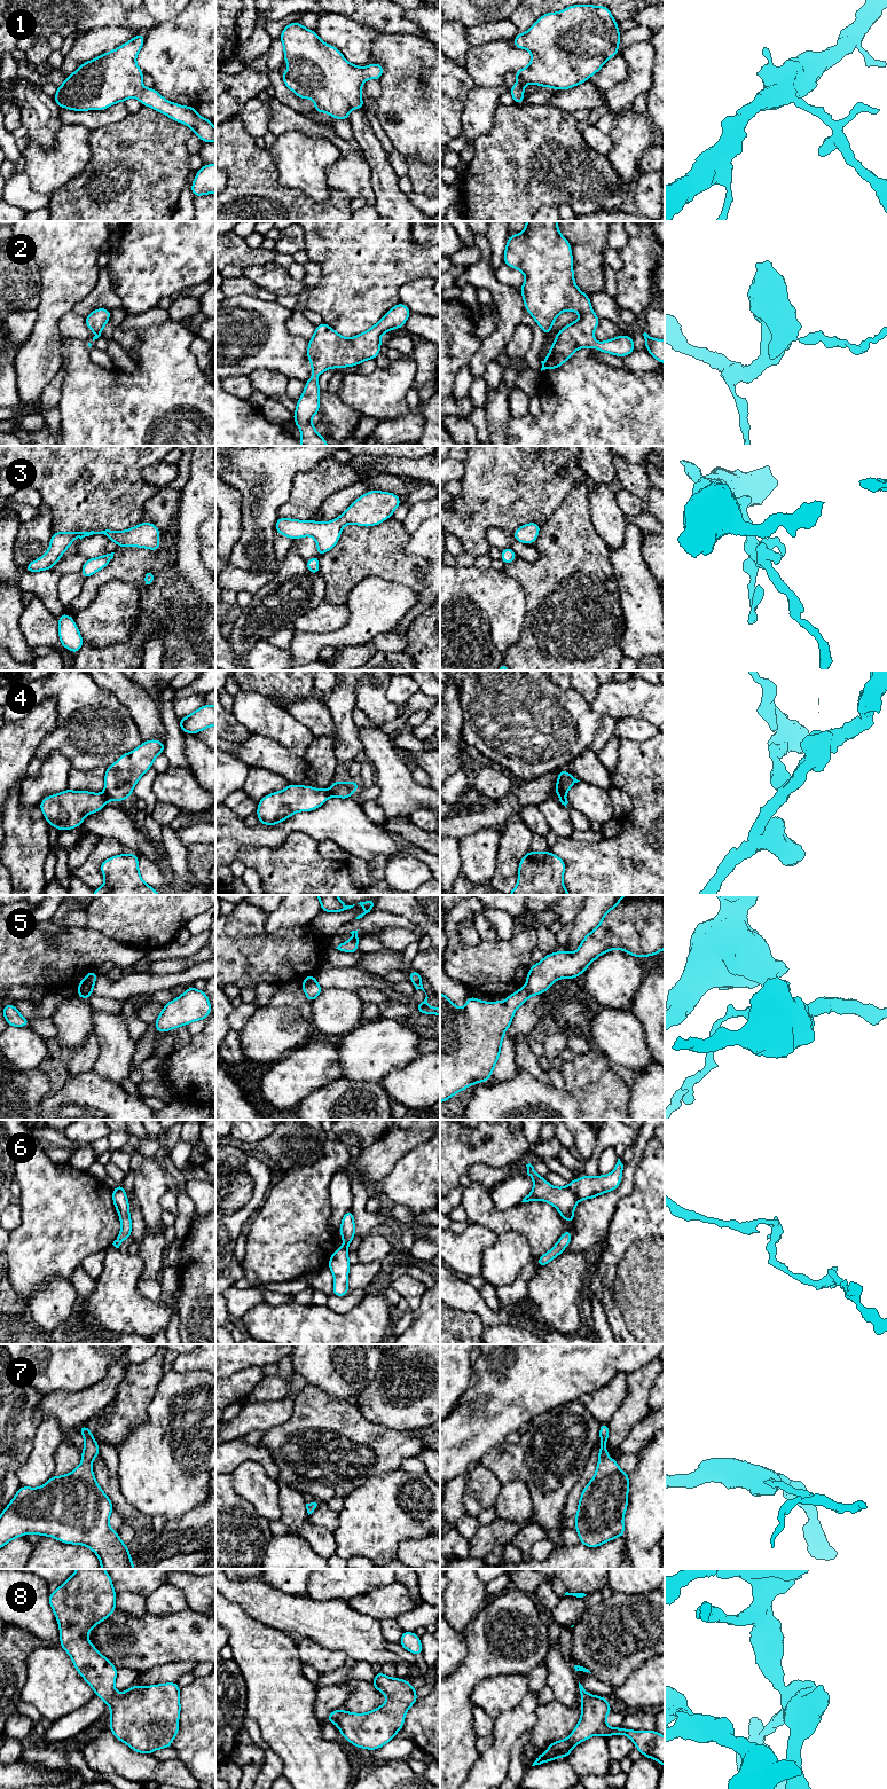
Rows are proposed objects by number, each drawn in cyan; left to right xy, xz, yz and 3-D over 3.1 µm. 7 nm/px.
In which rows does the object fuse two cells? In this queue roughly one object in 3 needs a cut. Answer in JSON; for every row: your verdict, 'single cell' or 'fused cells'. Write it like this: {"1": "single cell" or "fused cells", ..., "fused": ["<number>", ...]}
{"1": "single cell", "2": "single cell", "3": "single cell", "4": "fused cells", "5": "fused cells", "6": "fused cells", "7": "single cell", "8": "single cell", "fused": ["4", "5", "6"]}

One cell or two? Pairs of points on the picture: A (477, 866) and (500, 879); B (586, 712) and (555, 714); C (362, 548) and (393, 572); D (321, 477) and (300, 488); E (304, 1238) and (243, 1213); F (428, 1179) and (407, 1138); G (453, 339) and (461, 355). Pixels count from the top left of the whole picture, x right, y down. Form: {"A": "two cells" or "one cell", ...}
{"A": "two cells", "B": "one cell", "C": "one cell", "D": "one cell", "E": "two cells", "F": "two cells", "G": "one cell"}

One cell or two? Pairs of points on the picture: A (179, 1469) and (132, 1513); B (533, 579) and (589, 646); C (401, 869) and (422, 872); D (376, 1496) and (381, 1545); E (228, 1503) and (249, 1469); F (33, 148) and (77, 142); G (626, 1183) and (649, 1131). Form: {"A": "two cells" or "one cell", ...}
{"A": "two cells", "B": "one cell", "C": "one cell", "D": "one cell", "E": "two cells", "F": "one cell", "G": "one cell"}

